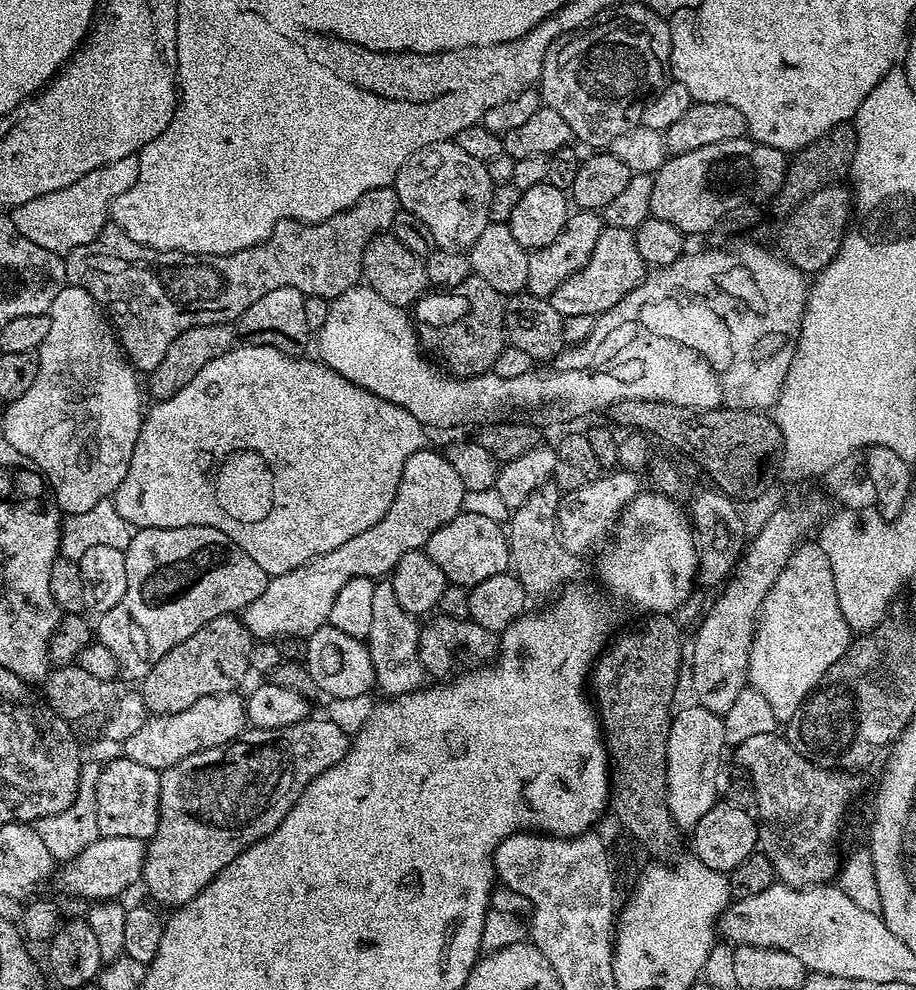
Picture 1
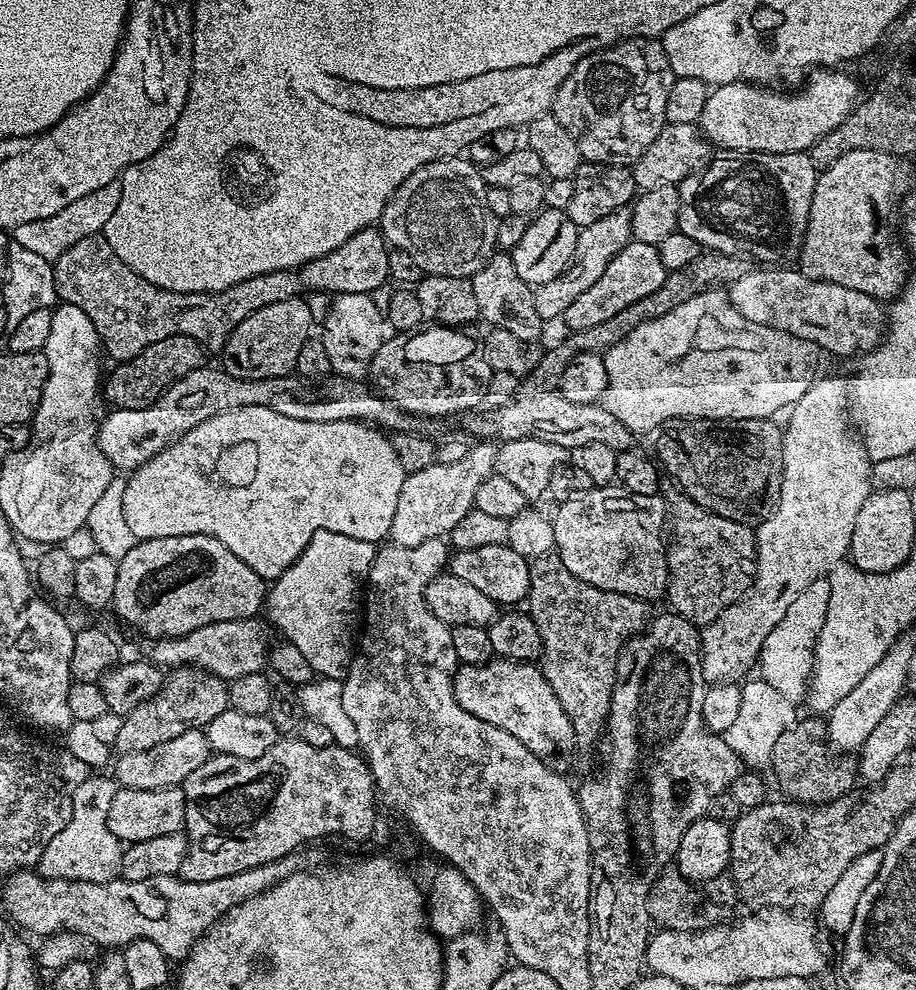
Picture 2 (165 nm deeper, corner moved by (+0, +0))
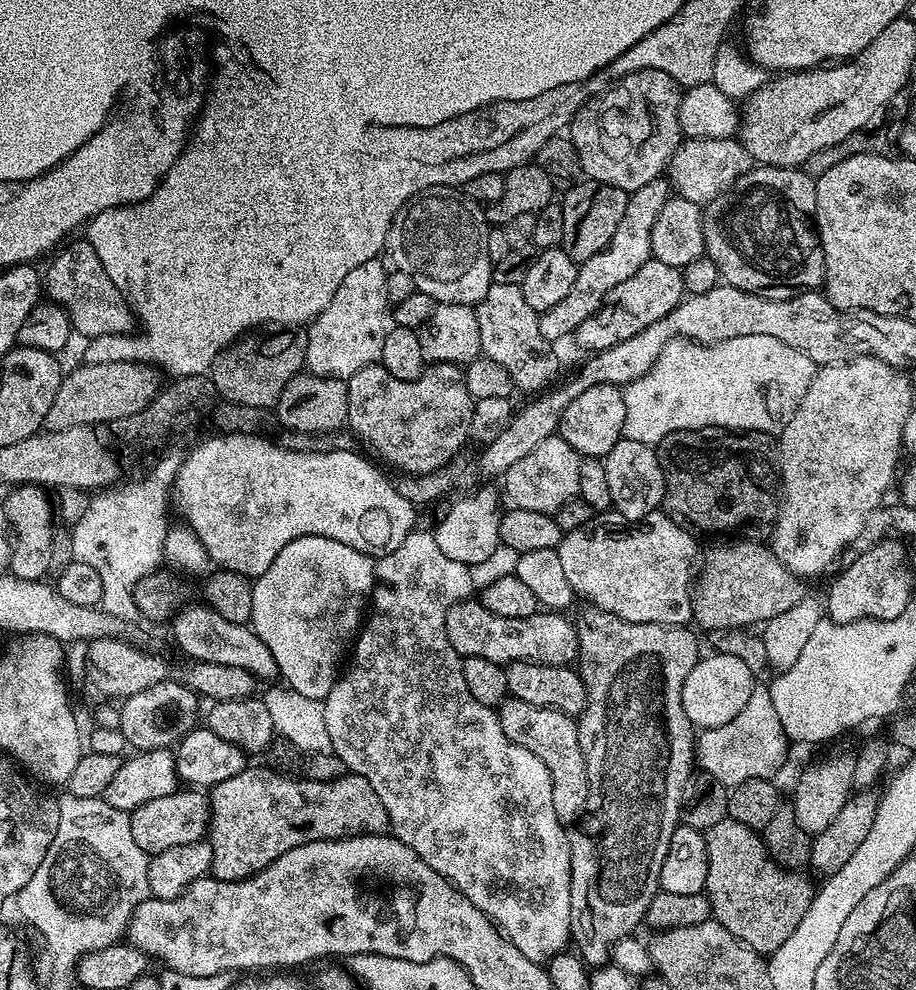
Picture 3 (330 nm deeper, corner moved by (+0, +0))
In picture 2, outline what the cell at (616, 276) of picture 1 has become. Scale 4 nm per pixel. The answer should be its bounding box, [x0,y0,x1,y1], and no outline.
[562,239,668,333]

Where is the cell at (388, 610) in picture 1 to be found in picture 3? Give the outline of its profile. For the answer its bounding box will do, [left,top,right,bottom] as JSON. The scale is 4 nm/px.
[323,531,570,962]

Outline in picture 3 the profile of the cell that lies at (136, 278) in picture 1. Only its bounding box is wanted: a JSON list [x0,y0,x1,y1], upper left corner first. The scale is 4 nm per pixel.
[46,244,134,338]

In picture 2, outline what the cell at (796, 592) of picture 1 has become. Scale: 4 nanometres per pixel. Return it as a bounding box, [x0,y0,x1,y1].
[758,582,830,702]

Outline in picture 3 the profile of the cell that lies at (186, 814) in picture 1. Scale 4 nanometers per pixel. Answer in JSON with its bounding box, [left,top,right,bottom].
[206,766,388,880]

